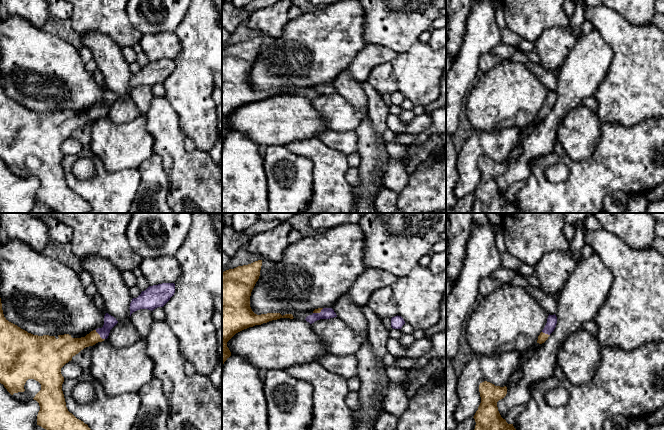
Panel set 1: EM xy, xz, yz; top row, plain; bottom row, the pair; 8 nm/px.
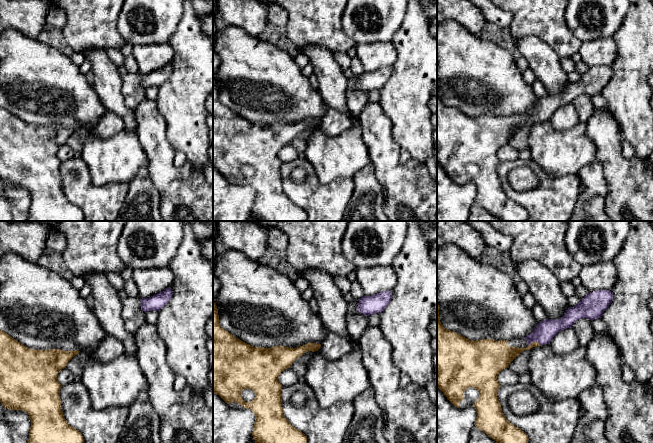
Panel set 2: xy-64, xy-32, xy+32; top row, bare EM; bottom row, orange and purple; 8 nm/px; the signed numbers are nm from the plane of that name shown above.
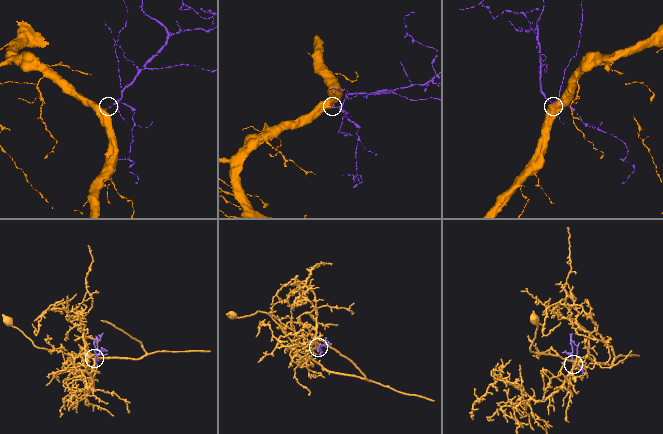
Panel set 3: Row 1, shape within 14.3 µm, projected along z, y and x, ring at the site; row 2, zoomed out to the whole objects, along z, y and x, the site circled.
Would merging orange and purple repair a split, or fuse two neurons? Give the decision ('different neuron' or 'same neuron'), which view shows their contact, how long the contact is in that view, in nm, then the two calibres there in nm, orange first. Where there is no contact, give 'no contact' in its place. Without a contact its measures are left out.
same neuron; contact in xy; length 110 nm; calibres 150 and 100 nm

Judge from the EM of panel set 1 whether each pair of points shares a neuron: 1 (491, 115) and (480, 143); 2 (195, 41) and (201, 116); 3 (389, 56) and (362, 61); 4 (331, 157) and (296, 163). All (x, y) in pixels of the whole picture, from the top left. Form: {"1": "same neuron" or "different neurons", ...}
{"1": "different neurons", "2": "same neuron", "3": "same neuron", "4": "different neurons"}

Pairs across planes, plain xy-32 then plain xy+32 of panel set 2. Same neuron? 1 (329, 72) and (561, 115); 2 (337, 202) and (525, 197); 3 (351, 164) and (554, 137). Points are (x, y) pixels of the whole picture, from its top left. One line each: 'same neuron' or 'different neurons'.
1: different neurons
2: same neuron
3: same neuron

